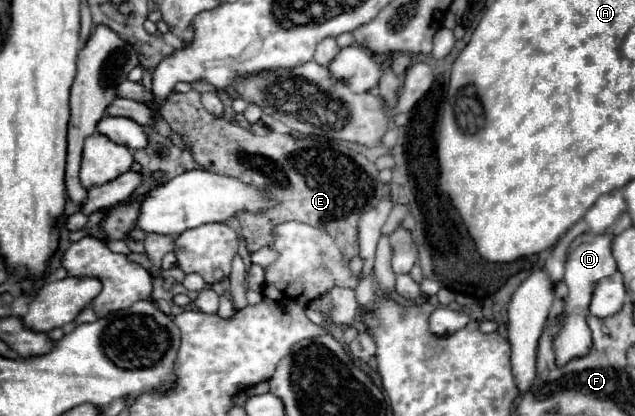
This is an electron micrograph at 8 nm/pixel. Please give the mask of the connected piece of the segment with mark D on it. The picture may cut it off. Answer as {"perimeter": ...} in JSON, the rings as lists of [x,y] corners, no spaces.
{"perimeter":[[[582,233],[576,237],[568,249],[568,259],[566,259],[566,275],[564,283],[568,285],[568,297],[564,299],[564,327],[558,333],[554,341],[554,351],[556,351],[556,361],[558,365],[564,365],[572,357],[582,357],[590,351],[592,345],[592,335],[586,325],[586,309],[592,299],[592,291],[596,281],[610,277],[616,271],[616,261],[612,257],[612,233]]]}

